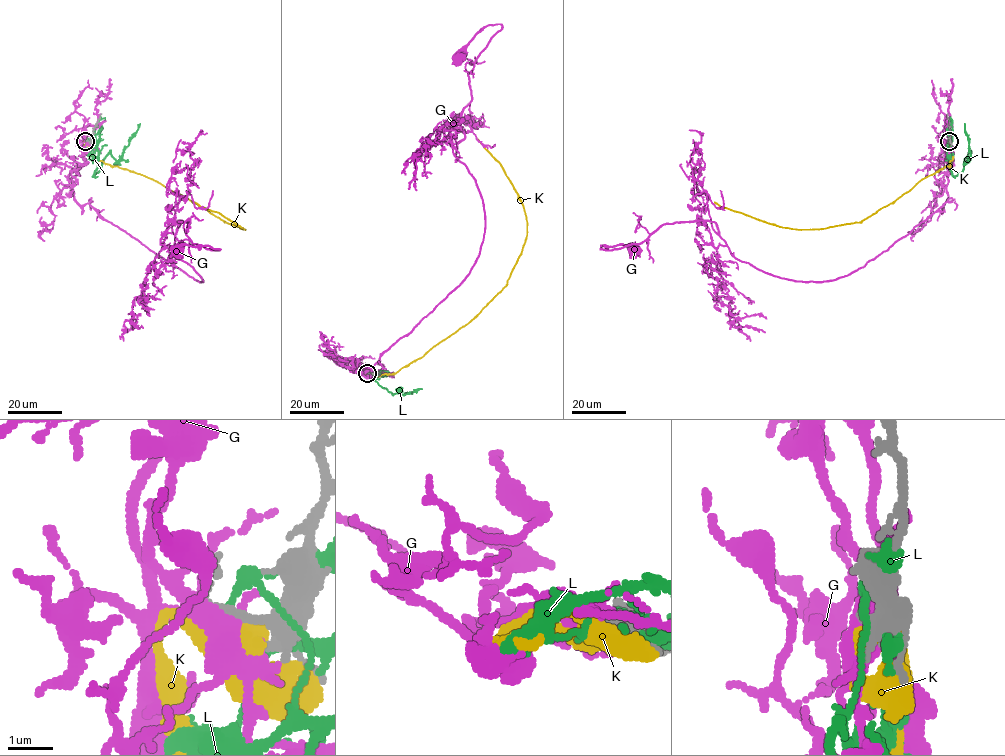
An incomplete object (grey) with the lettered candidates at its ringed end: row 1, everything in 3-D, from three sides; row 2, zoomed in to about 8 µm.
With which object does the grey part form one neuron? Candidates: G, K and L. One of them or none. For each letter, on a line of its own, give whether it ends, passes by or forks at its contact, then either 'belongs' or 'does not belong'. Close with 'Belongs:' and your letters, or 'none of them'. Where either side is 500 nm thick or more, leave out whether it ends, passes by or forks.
G: it forks | does not belong
K: it passes by | does not belong
L: it passes by | does not belong
Belongs: none of them

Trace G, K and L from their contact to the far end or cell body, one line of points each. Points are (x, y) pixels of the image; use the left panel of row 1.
G: (86, 140), (69, 176), (75, 200), (198, 281), (173, 254), (179, 221), (193, 243), (220, 249), (177, 250)
K: (85, 140), (83, 147), (105, 164), (145, 175), (224, 222), (245, 229), (194, 202)
L: (87, 140), (96, 145), (98, 152), (98, 168), (93, 176), (109, 151), (119, 160), (140, 123)

